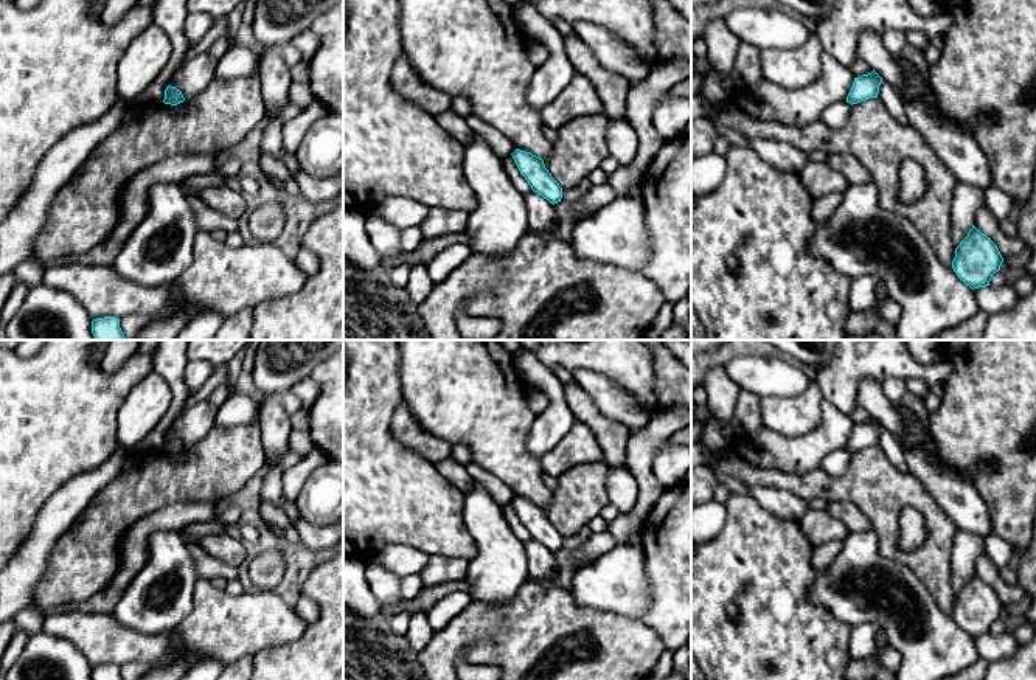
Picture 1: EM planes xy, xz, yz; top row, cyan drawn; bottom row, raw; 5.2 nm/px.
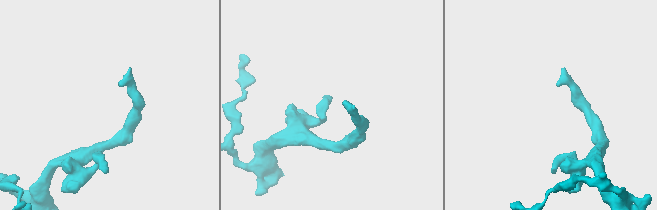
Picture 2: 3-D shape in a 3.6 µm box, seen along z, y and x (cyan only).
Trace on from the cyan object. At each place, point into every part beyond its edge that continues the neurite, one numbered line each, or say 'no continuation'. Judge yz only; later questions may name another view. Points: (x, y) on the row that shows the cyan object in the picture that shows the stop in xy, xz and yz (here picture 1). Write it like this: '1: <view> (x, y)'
no continuation

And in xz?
no continuation

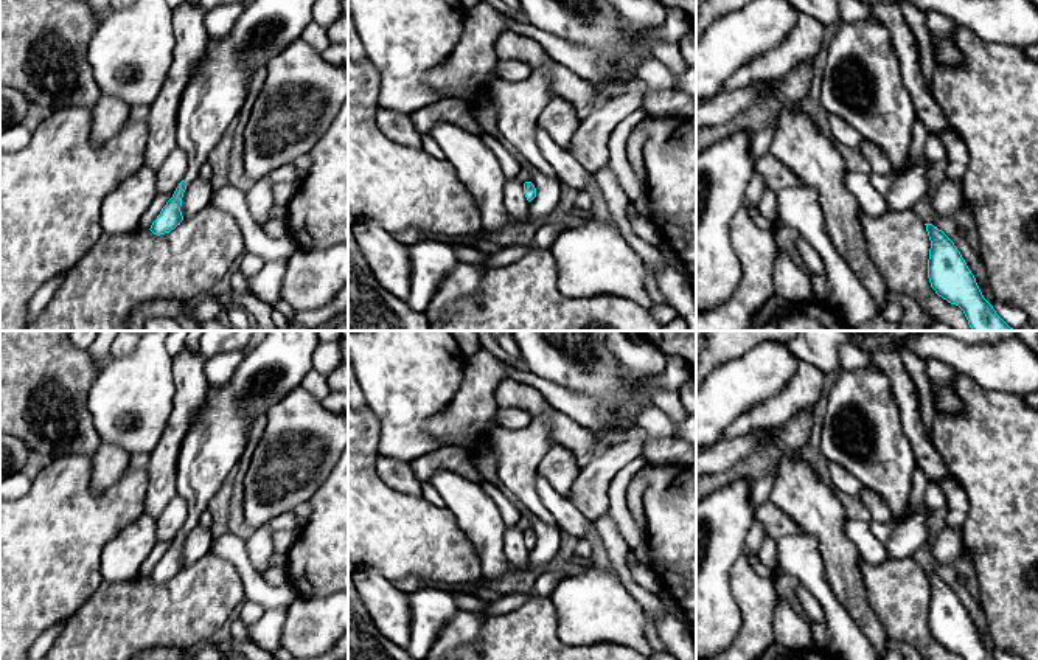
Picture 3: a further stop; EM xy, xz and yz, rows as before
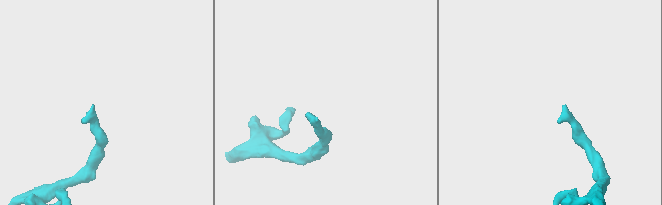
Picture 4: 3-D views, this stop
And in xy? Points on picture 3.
1: xy (218, 87)

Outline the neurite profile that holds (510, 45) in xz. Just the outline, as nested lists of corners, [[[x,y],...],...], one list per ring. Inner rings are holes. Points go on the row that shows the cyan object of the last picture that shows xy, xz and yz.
[[[508,30],[497,37],[494,50],[499,61],[516,59],[528,64],[533,70],[547,70],[553,92],[573,104],[580,120],[604,104],[597,96],[592,84],[553,61],[531,37]]]

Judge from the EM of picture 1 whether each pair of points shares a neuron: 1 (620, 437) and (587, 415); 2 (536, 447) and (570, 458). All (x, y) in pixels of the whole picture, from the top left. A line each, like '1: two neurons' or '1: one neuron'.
1: one neuron
2: two neurons

